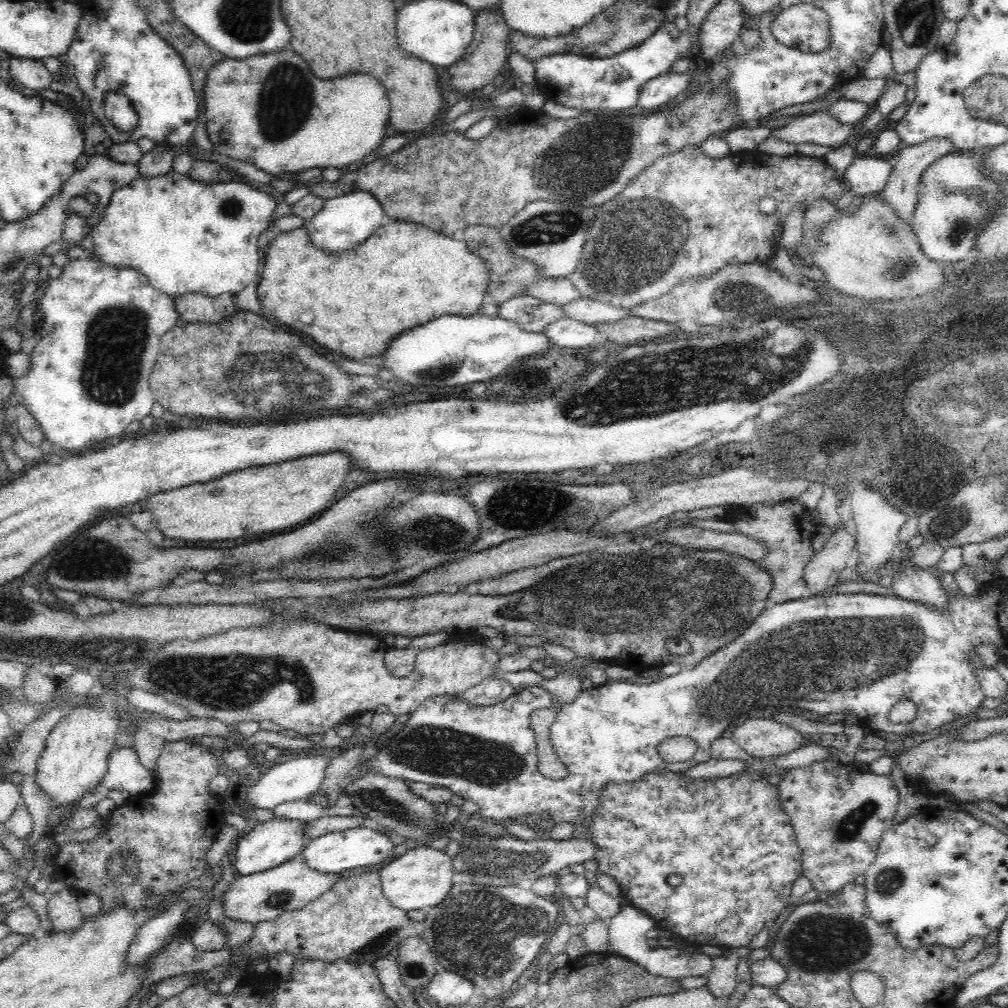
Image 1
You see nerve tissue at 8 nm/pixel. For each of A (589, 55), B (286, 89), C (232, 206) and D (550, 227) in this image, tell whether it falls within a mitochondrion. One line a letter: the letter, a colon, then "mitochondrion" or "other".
A: other
B: mitochondrion
C: mitochondrion
D: mitochondrion

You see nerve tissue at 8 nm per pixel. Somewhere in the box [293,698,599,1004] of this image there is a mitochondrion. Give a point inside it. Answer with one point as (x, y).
(483, 933)

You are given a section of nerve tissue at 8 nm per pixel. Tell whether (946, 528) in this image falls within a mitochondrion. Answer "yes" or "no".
yes

